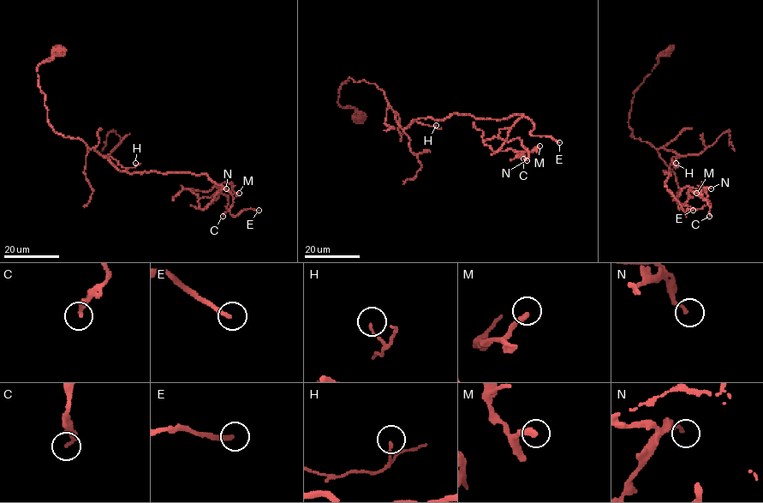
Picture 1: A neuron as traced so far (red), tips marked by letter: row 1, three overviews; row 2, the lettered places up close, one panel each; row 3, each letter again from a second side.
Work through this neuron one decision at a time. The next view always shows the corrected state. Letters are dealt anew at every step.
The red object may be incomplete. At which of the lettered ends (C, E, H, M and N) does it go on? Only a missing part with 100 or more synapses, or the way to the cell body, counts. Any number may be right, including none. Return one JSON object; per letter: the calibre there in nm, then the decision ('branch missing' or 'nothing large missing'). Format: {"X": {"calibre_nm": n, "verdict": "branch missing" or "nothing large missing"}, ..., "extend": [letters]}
{"C": {"calibre_nm": 240, "verdict": "nothing large missing"}, "E": {"calibre_nm": 240, "verdict": "branch missing"}, "H": {"calibre_nm": 110, "verdict": "nothing large missing"}, "M": {"calibre_nm": 280, "verdict": "nothing large missing"}, "N": {"calibre_nm": 170, "verdict": "nothing large missing"}, "extend": ["E"]}

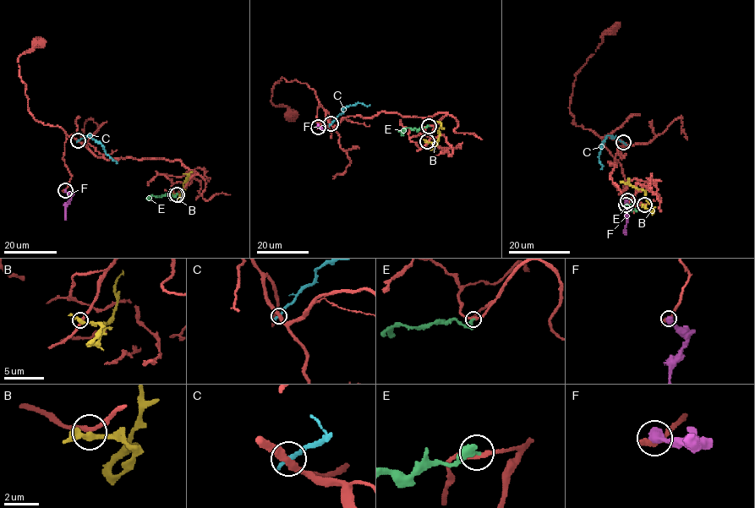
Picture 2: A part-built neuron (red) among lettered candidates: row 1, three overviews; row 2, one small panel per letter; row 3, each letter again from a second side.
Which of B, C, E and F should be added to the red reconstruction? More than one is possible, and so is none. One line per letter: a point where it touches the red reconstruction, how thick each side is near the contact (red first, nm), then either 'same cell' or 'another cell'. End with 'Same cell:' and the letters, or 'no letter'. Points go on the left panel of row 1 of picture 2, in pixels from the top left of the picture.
B: (175, 194) | 240/280 nm | another cell
C: (78, 140) | 360/320 nm | another cell
E: (177, 194) | 240/240 nm | another cell
F: (65, 190) | 420/600 nm | another cell
Same cell: no letter

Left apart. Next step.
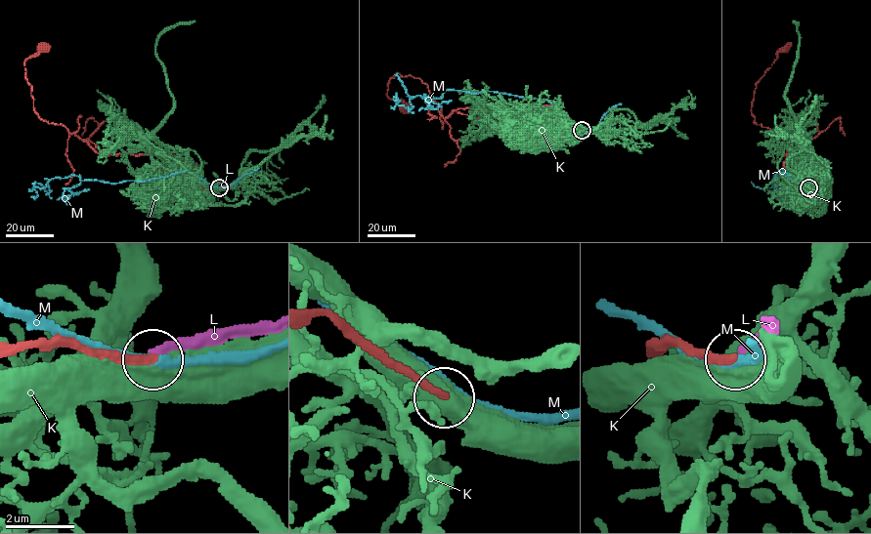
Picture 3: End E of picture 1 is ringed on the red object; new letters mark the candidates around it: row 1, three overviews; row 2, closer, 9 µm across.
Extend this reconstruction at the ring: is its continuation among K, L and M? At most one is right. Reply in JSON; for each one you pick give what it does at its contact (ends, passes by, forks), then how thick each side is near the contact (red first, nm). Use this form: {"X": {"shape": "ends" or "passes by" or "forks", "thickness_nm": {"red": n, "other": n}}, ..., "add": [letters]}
{"add": []}

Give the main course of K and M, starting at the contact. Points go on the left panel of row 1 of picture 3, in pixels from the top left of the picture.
K: (217, 187), (181, 191), (170, 165), (151, 144), (153, 131), (173, 105), (156, 39), (180, 23), (195, 20)
M: (219, 187), (185, 171), (116, 183), (71, 175), (54, 178), (48, 192), (37, 183), (35, 200)

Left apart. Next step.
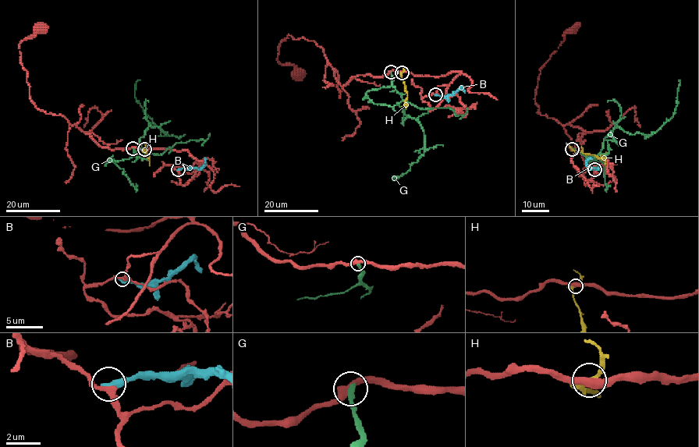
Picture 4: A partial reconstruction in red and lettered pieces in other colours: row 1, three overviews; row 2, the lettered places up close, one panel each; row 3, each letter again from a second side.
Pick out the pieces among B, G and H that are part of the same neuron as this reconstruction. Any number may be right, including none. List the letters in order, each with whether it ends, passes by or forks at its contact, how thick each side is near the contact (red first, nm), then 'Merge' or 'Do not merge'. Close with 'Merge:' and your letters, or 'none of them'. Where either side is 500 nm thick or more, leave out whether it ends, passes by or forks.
B: It ends there. Thickness 300 nm (red) against 460 nm. Do not merge
G: It ends there. Thickness 420 nm (red) against 320 nm. Do not merge
H: It passes by. Thickness 440 nm (red) against 240 nm. Do not merge
Merge: none of them

